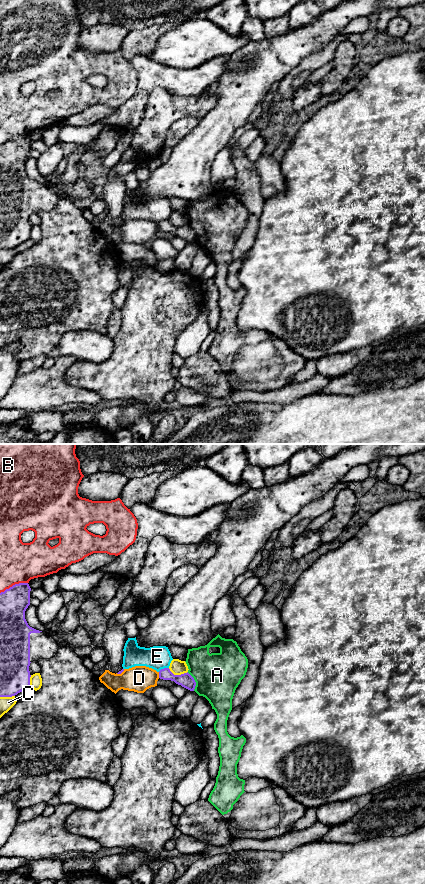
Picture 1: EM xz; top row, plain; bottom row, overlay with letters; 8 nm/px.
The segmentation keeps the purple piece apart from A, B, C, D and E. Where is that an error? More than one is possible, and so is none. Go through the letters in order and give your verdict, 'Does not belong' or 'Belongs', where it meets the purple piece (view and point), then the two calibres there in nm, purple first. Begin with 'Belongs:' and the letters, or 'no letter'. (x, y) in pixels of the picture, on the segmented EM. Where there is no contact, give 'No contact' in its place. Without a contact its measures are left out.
Belongs: no letter
A: Does not belong. Touches purple at xz (194, 681). Thickness 110 nm (purple) against 360 nm
B: Does not belong. Touches purple at xz (13, 585). Thickness 220 nm (purple) against 320 nm
C: Does not belong. Touches purple at xz (178, 675). Thickness 110 nm (purple) against 120 nm
D: Does not belong. Touches purple at xz (159, 675). Thickness 110 nm (purple) against 200 nm
E: Does not belong. Touches purple at xz (164, 668). Thickness 110 nm (purple) against 190 nm

